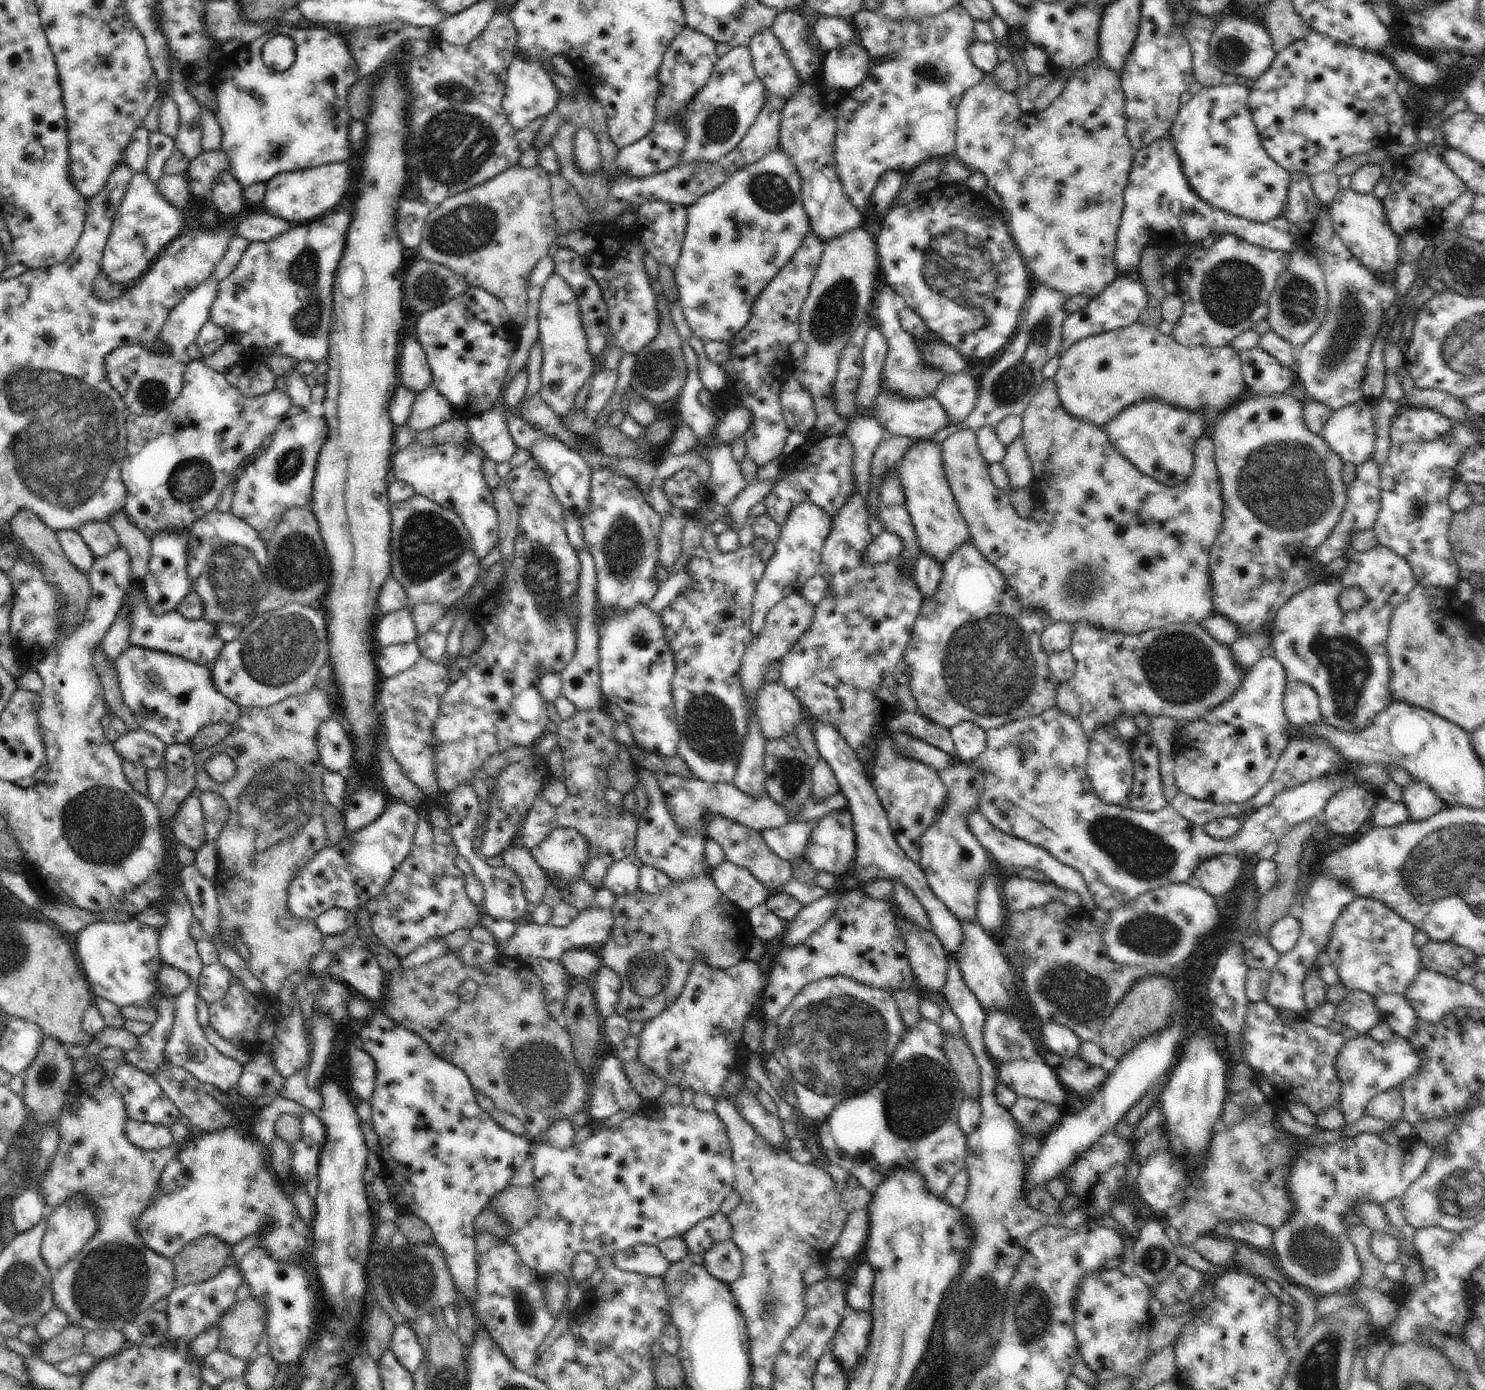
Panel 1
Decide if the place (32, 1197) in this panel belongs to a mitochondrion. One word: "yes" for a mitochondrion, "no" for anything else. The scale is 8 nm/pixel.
no

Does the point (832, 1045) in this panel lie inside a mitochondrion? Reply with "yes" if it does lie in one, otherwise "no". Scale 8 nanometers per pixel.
yes

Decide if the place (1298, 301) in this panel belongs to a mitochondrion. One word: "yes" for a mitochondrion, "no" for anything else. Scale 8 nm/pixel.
yes

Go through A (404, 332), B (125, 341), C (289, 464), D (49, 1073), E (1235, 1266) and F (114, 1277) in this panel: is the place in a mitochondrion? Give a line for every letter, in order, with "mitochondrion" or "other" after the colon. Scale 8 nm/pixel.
A: other
B: other
C: mitochondrion
D: mitochondrion
E: other
F: mitochondrion

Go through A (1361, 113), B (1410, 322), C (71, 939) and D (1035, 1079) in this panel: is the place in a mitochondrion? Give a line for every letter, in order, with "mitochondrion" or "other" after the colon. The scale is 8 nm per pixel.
A: other
B: other
C: other
D: other

